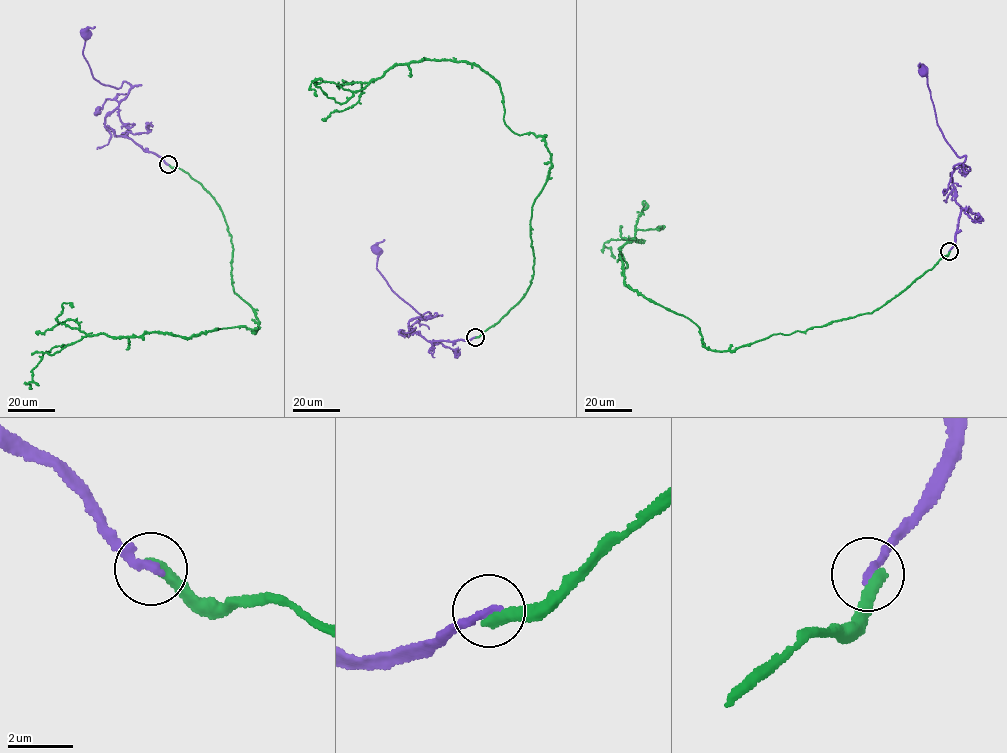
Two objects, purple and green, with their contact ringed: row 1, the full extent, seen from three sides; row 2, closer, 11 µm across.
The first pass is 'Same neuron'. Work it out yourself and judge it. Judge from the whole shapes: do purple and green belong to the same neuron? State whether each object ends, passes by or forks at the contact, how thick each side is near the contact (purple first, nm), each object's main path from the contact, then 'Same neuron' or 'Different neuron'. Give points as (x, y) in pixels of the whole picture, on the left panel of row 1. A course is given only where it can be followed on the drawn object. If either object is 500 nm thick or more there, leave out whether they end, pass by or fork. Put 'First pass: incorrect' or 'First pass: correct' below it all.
At the ring purple ends. At the ring green ends. Thickness 280 nm (purple) against 400 nm. Course of purple: (168, 164), (105, 126), (105, 117), (130, 87), (124, 82), (117, 88), (94, 79), (83, 53), (85, 33). Course of green: (168, 164), (222, 211), (234, 293), (259, 329), (89, 335), (45, 352), (31, 388). Different neuron
First pass: incorrect

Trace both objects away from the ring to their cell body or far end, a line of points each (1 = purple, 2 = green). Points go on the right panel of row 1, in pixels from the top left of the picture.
1: (949, 251), (961, 212), (950, 175), (965, 156), (958, 156), (938, 127), (923, 69)
2: (949, 251), (870, 313), (718, 351), (625, 283), (619, 247), (644, 240), (607, 240), (615, 258)

